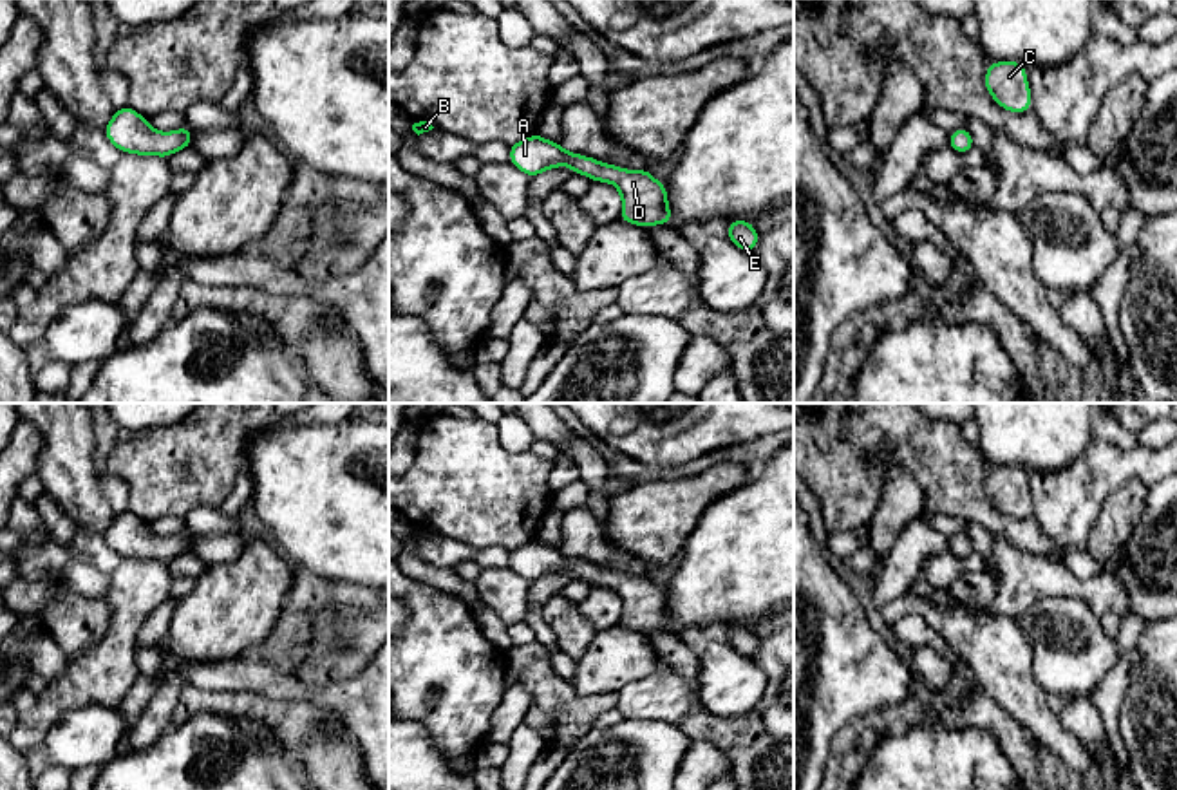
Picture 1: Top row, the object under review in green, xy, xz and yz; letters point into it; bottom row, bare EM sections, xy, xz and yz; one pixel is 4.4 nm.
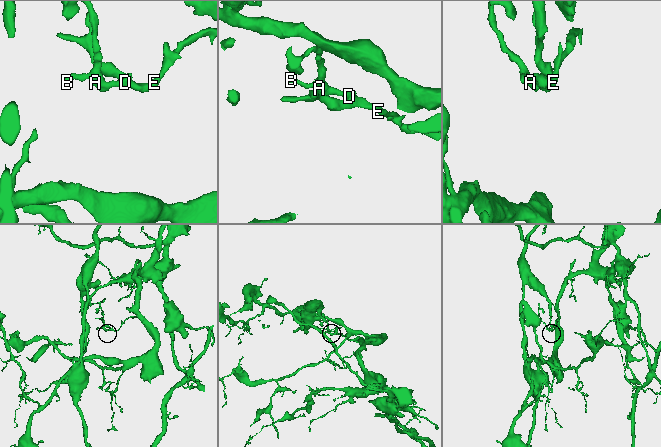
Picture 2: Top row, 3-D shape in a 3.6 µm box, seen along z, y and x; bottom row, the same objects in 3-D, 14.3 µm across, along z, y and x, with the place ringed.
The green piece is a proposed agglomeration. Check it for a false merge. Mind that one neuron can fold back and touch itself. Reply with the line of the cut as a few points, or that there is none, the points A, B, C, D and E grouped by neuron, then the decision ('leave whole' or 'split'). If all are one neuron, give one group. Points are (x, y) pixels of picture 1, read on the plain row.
no cut; A B C D E; leave whole

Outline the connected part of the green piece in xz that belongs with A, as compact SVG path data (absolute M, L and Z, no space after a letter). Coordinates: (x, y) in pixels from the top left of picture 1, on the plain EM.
M539 539L510 550L510 568L528 582L566 569L575 578L588 580L593 588L613 588L622 602L622 627L651 633L669 629L673 624L667 593L649 575L626 575L588 560L571 559Z

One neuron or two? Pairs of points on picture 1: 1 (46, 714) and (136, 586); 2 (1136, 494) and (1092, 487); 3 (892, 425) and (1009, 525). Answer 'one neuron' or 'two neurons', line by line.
1: one neuron
2: two neurons
3: one neuron

